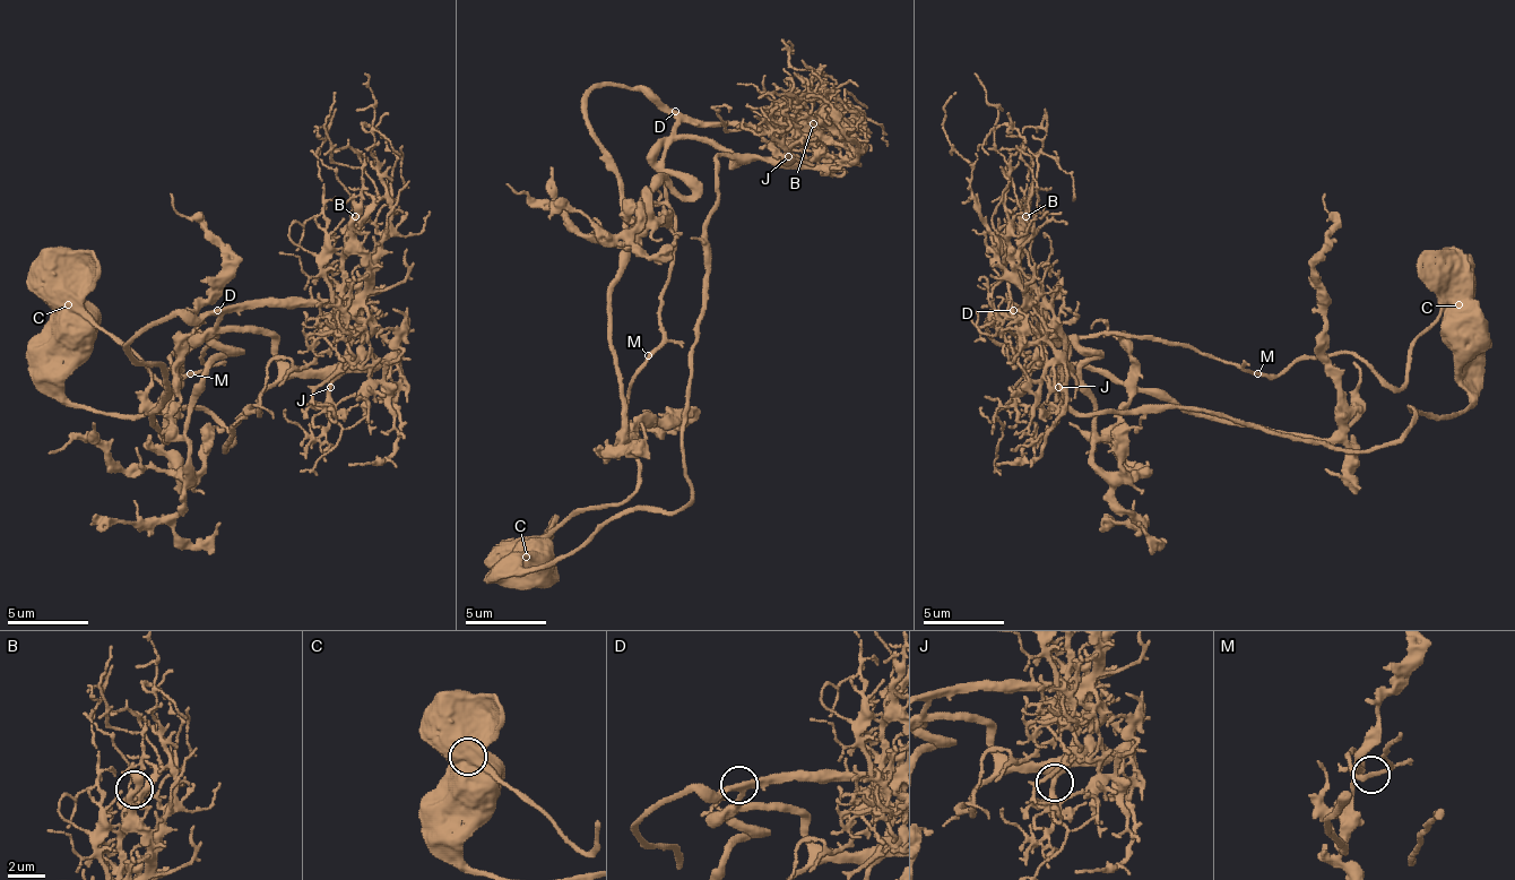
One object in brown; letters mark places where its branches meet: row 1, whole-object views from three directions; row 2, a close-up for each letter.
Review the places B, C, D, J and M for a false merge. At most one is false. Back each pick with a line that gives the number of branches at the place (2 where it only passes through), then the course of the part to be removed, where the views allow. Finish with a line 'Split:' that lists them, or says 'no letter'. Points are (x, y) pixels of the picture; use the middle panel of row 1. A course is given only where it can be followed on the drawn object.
C: 1 | (525, 558), (639, 476), (626, 391), (675, 246), (667, 139), (788, 127), (821, 67), (833, 95), (821, 70)
Split: C

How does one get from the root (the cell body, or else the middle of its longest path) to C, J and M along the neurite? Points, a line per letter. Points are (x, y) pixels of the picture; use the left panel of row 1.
C: (217, 338), (193, 374), (181, 374), (169, 359), (181, 363), (181, 379), (169, 387), (67, 305)
J: (217, 338), (205, 338), (217, 330), (266, 330), (286, 363), (311, 367), (330, 387)
M: (217, 338), (201, 359), (205, 367), (189, 374)

